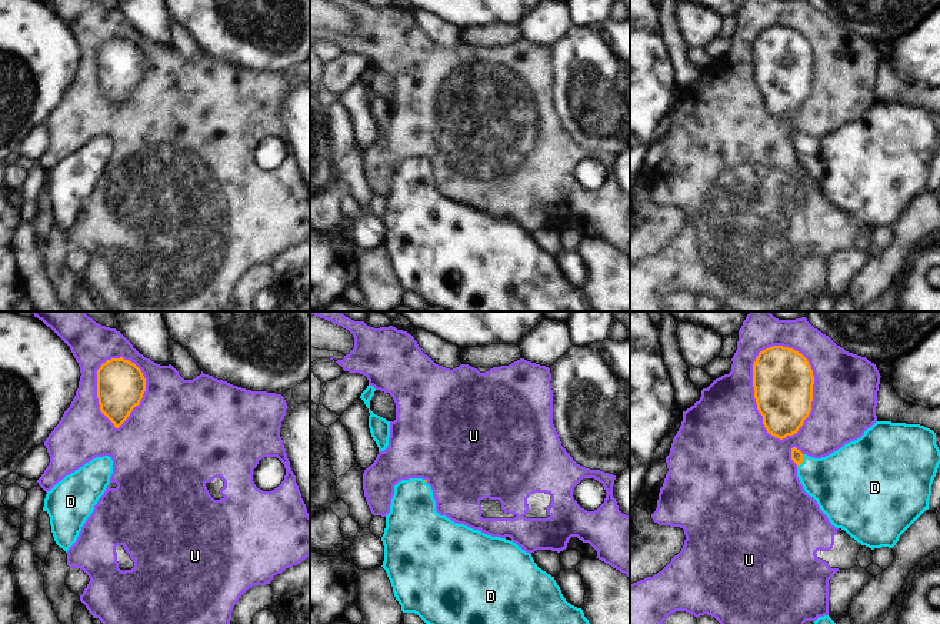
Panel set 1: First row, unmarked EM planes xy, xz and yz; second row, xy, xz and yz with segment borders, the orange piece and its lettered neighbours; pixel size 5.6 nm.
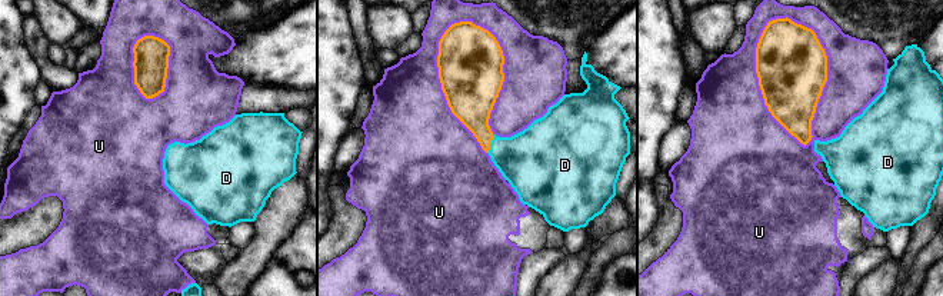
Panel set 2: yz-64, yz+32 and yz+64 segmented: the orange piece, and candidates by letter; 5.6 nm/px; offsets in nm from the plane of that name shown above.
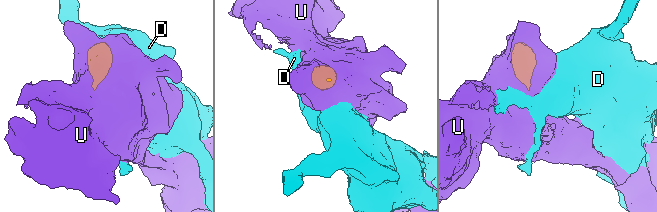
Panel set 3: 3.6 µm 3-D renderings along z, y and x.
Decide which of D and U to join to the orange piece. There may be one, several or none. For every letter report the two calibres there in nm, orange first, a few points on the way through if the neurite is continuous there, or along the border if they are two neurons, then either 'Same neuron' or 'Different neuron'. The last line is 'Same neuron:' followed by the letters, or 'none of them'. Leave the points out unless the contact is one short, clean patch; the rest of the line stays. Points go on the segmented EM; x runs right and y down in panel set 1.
D: Thickness 60 nm (orange) against 340 nm. Path across: yz (796, 454), (802, 461), (819, 477), (840, 483). Same neuron
U: Thickness 340 nm (orange) against 400 nm. Different neuron
Same neuron: D

